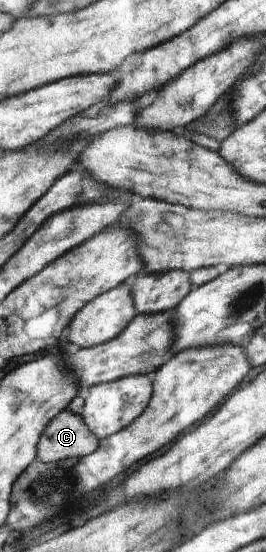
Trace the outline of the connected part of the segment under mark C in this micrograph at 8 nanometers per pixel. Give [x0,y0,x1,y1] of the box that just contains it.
[37,409,100,463]

